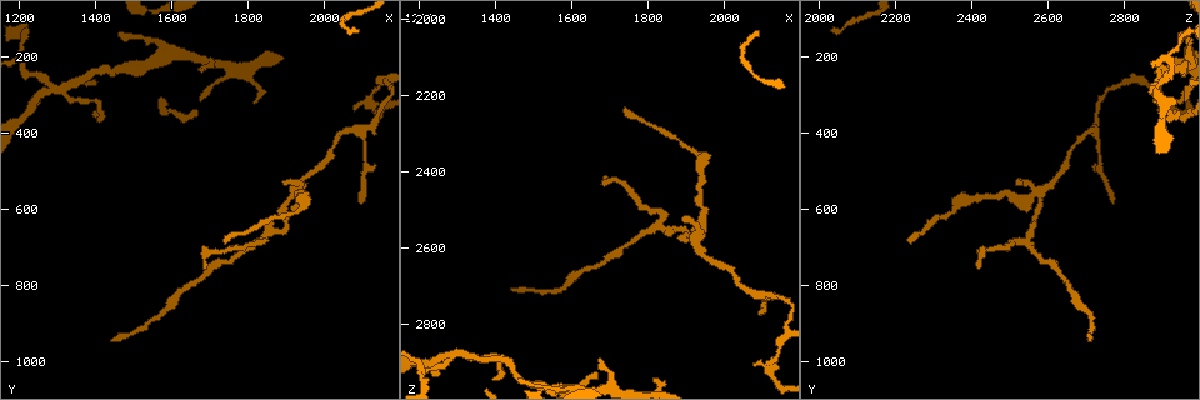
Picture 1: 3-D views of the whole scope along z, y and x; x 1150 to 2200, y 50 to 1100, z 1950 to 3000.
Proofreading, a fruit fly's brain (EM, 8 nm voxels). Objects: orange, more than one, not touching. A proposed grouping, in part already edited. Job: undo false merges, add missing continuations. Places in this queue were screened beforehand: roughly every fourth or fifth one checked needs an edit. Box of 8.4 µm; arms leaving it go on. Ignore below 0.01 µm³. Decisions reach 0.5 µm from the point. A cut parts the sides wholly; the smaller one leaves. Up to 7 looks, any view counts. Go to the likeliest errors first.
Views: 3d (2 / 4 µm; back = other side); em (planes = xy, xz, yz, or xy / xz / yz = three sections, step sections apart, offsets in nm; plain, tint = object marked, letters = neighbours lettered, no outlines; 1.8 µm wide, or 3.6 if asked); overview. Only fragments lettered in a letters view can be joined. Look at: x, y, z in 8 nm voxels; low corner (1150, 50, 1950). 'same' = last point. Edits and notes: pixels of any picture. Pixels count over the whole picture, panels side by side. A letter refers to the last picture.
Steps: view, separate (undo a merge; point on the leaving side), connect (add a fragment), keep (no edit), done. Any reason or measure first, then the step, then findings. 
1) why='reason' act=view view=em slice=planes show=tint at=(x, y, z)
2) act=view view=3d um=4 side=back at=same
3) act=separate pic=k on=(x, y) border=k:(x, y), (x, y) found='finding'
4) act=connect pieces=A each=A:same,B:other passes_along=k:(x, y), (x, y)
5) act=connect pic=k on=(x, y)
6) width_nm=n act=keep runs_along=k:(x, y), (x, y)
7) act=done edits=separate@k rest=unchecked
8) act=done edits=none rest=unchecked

why='narrows sharply' act=view view=em um=3.6 slice=xz step=8 show=tint at=(1925, 555, 2580)

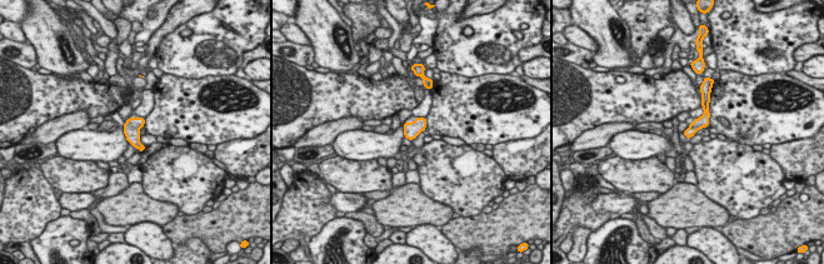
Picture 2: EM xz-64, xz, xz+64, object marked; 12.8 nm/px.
act=view view=em um=3.6 slice=planes show=letters at=same

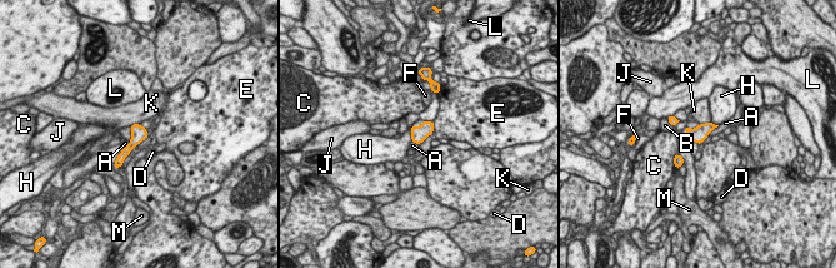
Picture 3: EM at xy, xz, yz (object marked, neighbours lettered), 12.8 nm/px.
act=keep each=A:other,B:other,C:other,D:other,E:other,F:other,H:other,J:other,K:other,L:other,M:other border=3:(129, 127), (130, 140) found='one neuron here'

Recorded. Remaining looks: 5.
why='side arm on a straight run' act=view view=em um=3.6 slice=xz step=16 show=tint at=(1260, 305, 2885)

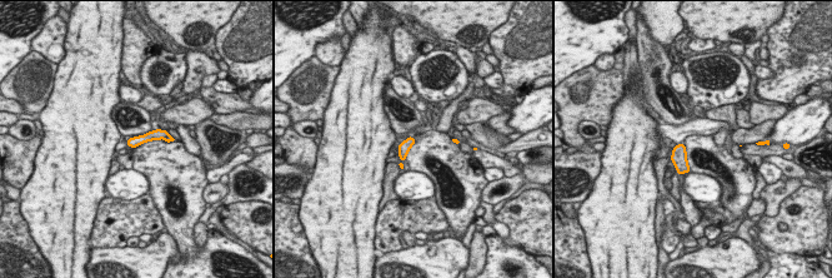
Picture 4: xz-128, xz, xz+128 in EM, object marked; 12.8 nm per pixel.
act=view view=em um=3.6 slice=planes show=tint at=same

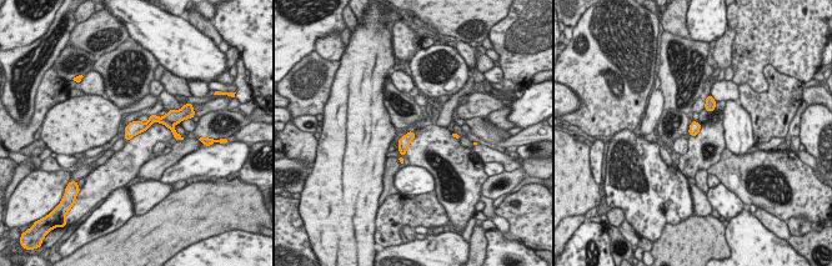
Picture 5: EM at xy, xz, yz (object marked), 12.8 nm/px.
act=view view=em um=3.6 slice=planes show=letters at=same

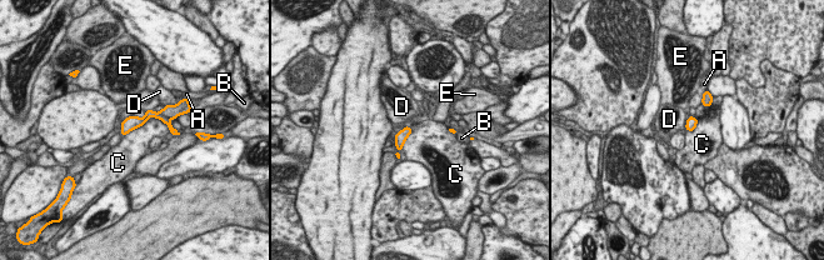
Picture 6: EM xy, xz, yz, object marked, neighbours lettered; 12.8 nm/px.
act=separate pic=6 on=(149, 113) each=A:other,B:other,C:other,D:other,E:other border=6:(159, 113), (169, 118) found='two neurons meet here'

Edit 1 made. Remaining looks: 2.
why='see it whole again' act=view view=overview

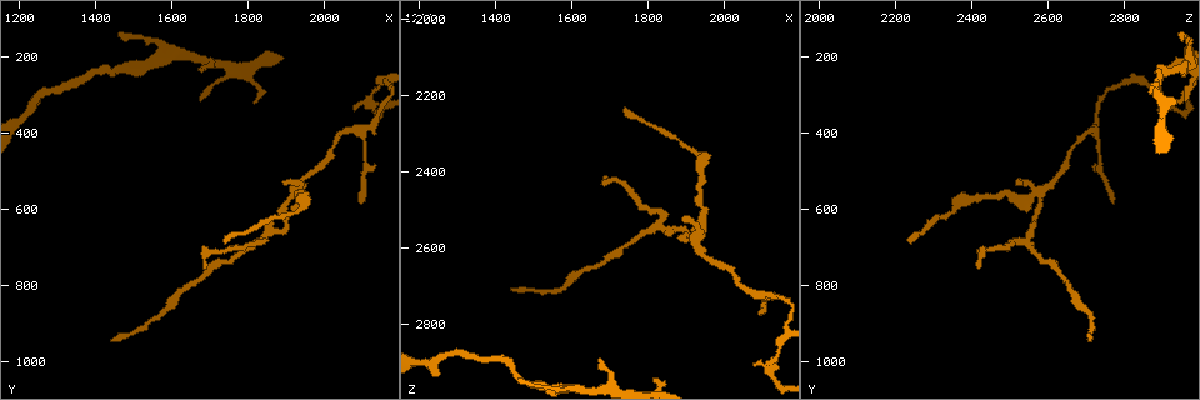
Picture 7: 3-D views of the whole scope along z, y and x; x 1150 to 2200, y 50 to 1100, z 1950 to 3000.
why='branch stops here' act=view view=em slice=planes show=letters at=(1745, 680, 2235)

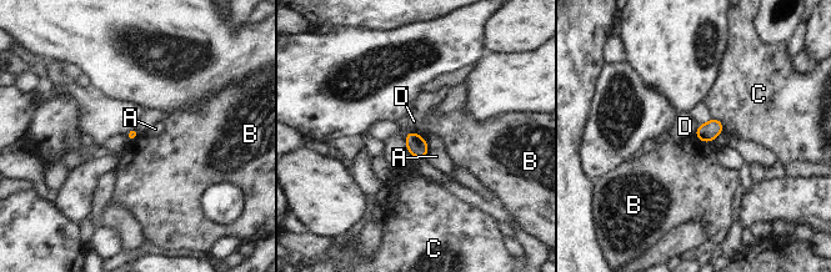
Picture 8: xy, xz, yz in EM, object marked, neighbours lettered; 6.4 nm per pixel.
act=keep each=A:other,B:other,C:other,D:other border=8:(410, 130), (421, 136) found='none of them fits'

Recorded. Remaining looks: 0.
act=done edits=separate@6 rest=unchecked

